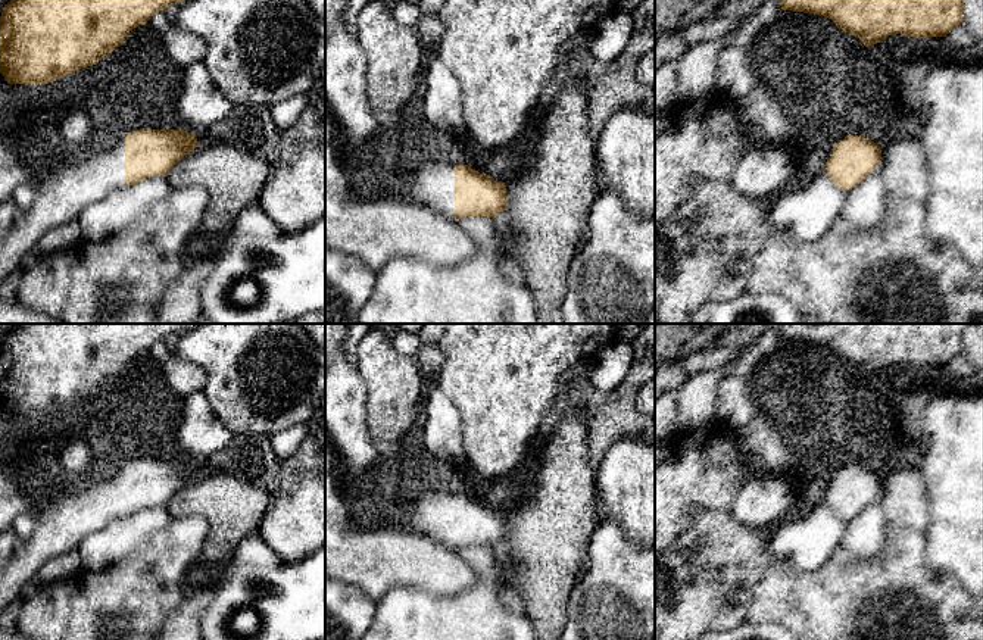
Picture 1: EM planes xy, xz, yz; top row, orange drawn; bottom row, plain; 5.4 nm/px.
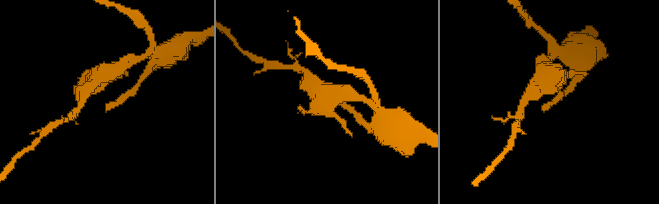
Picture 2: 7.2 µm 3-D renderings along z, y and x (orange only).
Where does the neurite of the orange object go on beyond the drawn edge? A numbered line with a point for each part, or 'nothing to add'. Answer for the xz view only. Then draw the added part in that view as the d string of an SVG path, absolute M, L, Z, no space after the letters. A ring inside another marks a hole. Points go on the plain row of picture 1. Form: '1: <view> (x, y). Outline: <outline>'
1: xz (431, 514). Outline: M421 493L414 497L400 494L388 509L393 527L421 533L455 549L455 503L453 493Z

